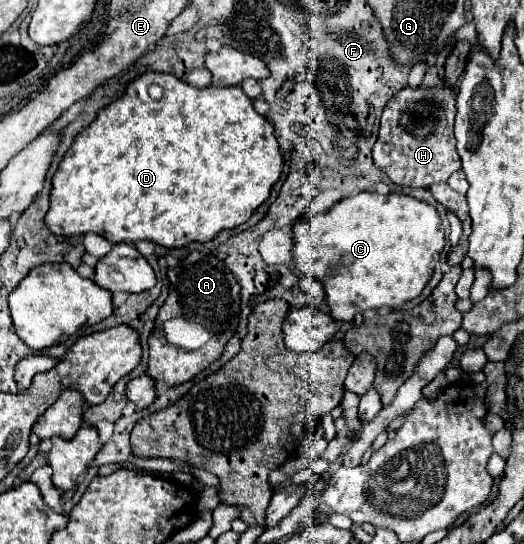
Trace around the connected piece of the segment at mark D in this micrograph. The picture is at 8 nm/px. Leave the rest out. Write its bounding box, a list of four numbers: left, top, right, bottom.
[46,46,284,248]

